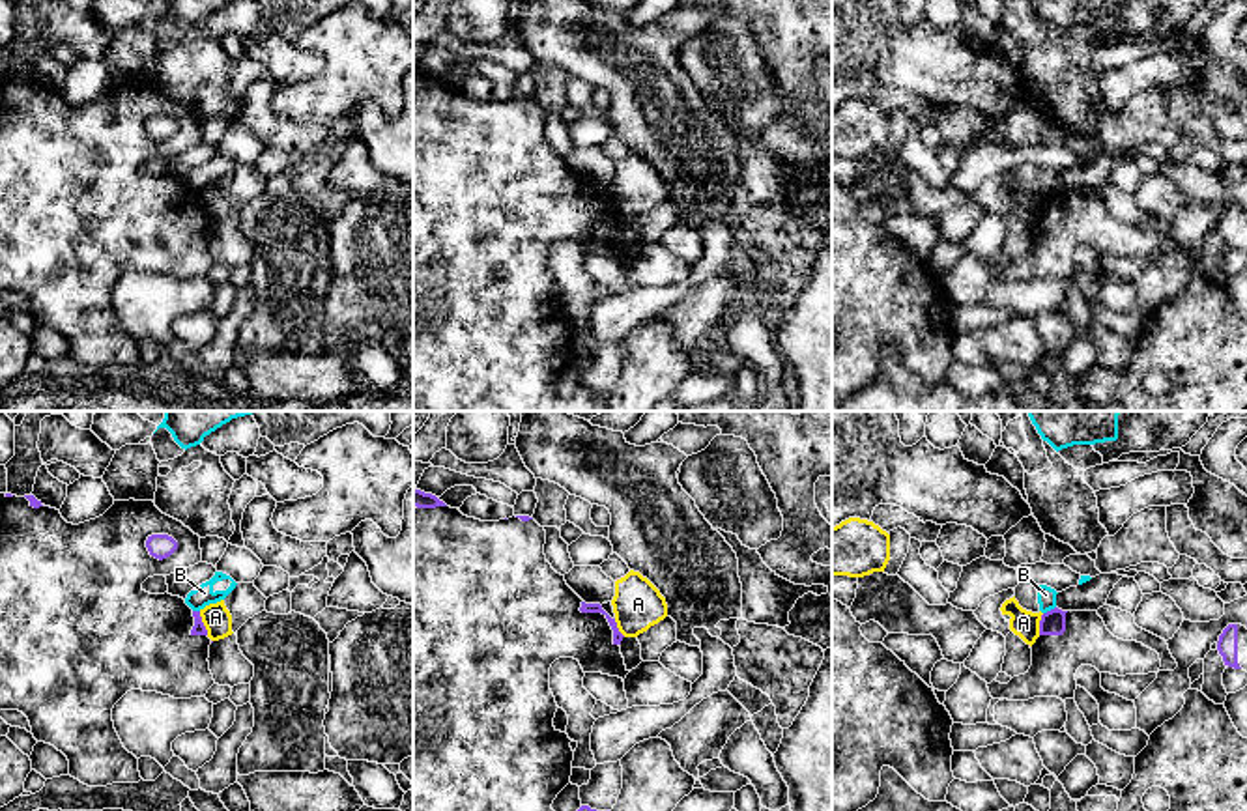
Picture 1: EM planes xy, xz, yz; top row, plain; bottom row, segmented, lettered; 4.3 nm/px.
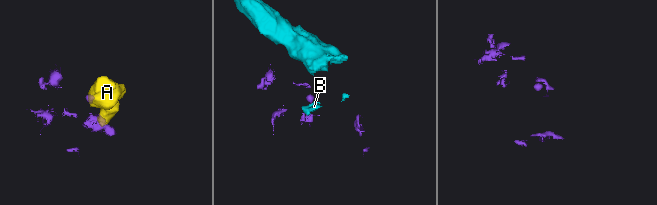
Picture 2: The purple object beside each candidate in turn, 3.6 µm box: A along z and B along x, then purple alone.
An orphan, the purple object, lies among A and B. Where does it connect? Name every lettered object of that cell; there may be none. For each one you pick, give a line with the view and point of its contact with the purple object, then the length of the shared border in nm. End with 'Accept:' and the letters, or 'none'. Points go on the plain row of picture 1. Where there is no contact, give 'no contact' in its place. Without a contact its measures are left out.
Accept: none

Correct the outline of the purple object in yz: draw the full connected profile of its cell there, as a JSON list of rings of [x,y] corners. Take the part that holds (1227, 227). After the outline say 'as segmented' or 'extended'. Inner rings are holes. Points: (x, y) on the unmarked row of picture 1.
[[[1228,206],[1217,222],[1225,247],[1247,252],[1247,209]]]; extended

